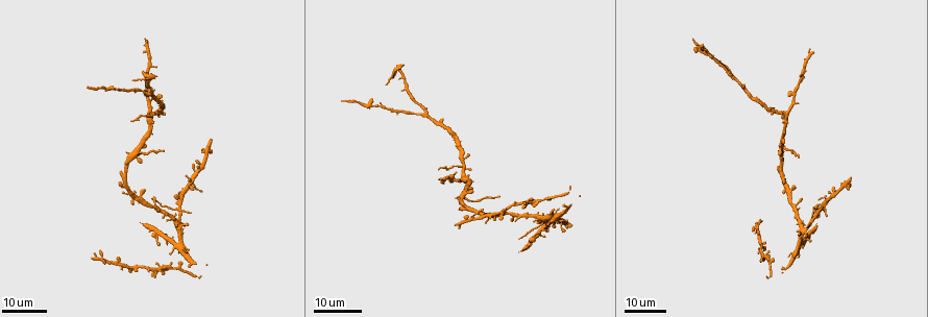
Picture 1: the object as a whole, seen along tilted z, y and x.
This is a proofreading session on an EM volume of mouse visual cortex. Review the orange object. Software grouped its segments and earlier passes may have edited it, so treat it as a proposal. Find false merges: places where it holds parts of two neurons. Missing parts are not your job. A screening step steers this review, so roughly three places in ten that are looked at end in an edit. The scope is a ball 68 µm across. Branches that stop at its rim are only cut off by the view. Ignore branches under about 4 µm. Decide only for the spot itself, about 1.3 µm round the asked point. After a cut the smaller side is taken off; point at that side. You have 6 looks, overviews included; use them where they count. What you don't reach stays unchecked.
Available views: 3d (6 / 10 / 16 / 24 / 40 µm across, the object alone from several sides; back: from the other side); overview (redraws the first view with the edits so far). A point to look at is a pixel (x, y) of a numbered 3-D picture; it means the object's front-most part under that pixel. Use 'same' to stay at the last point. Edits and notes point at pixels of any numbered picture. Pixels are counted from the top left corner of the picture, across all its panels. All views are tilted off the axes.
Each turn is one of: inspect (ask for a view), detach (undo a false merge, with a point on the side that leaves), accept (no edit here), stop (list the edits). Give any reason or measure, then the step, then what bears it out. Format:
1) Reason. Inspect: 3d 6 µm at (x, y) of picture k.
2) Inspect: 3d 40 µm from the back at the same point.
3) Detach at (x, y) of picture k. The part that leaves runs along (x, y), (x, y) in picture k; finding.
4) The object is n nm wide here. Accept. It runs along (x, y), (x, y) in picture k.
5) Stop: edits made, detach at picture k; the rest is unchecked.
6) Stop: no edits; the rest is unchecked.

Four or more arms meet. Inspect: 3d 16 µm at (812, 221) of picture 1.

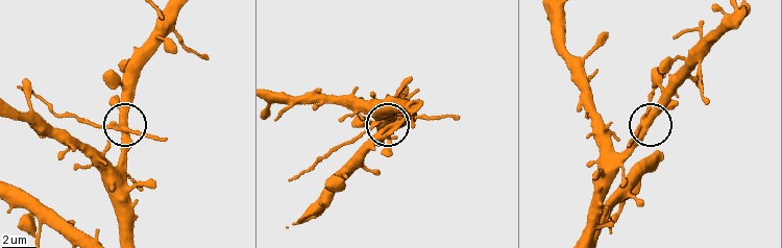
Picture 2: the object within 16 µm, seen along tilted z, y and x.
Inspect: 3d 6 µm at (643, 122) of picture 2.

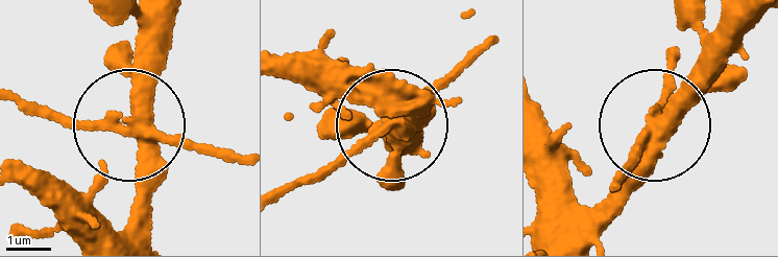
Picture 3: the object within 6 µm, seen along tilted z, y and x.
Accept. It runs along (548, 176), (581, 204), (602, 196), (669, 89) in picture 3; one neuron here.

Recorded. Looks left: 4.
Branch point. Inspect: 3d 16 µm at (132, 155) of picture 1.

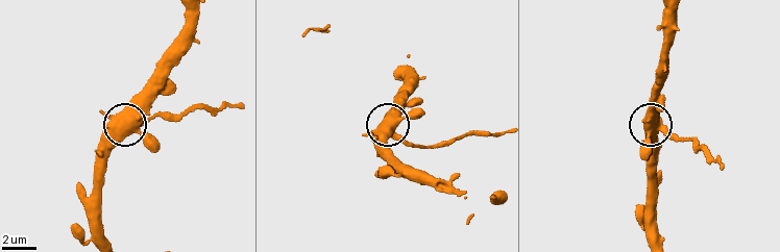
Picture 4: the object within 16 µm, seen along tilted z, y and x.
Inspect: 3d 6 µm at (659, 123) of picture 4.

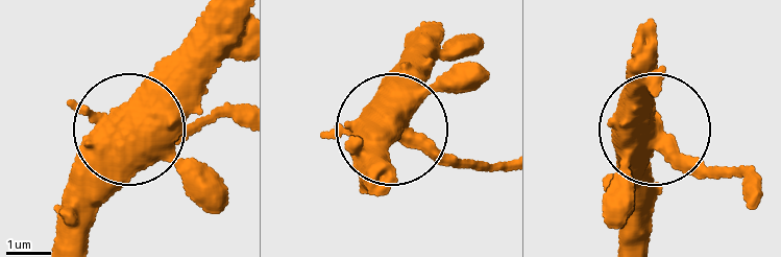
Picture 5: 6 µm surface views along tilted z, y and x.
Detach at (440, 160) of picture 5. A second neuron is stuck on.

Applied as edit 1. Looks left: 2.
Four-way junction. Inspect: 3d 24 µm at (423, 113) of picture 1.

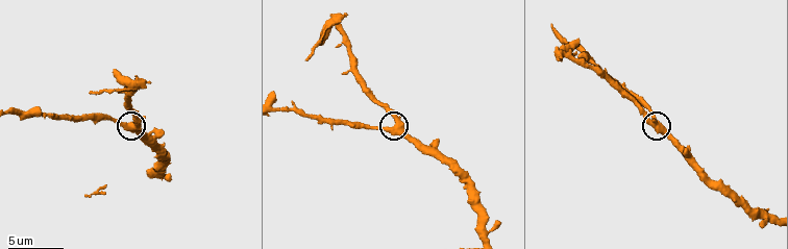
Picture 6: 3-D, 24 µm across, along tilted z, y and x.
Inspect: 3d 10 µm at (657, 125) of picture 6.

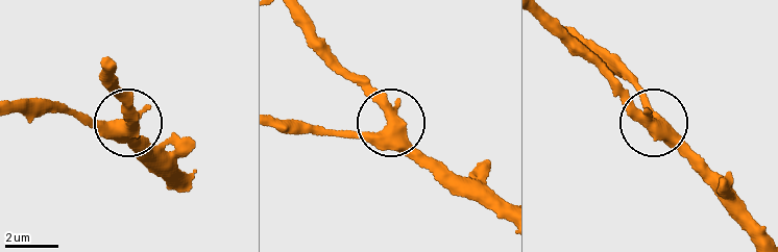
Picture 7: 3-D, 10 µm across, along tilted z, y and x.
The side arm is 17 µm long. Accept. It runs along (500, 212), (411, 144), (358, 73) in picture 7; all the same neuron.

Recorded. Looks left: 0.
Stop: edits made, detach at picture 5; the rest is unchecked.

